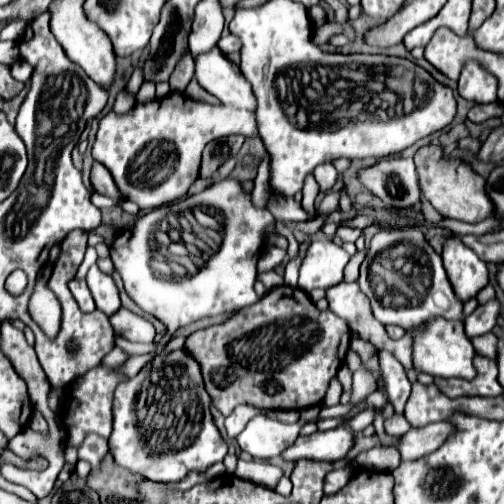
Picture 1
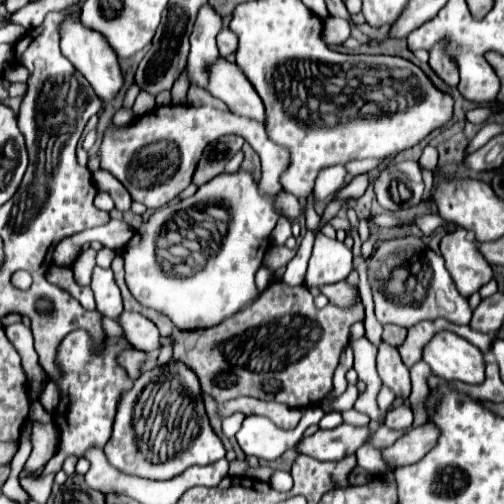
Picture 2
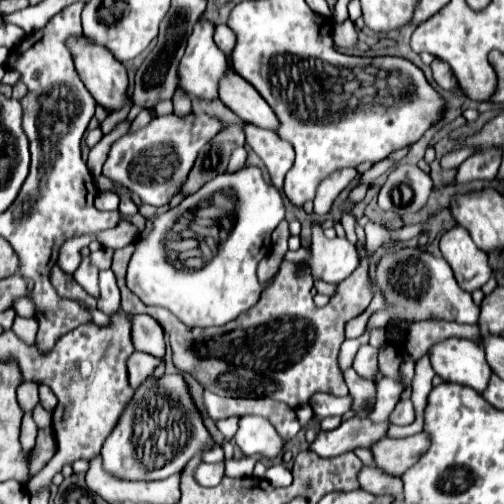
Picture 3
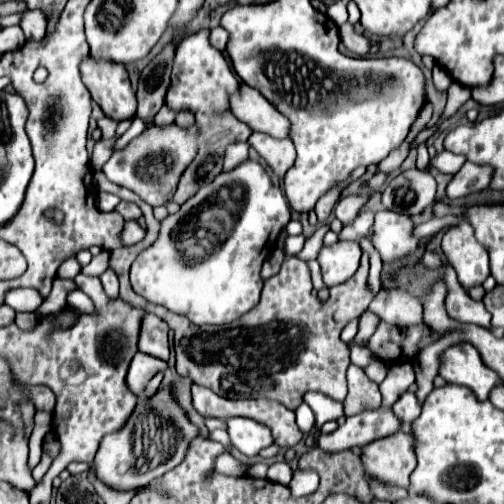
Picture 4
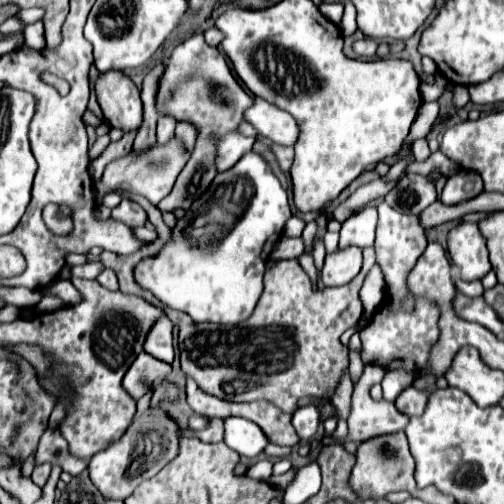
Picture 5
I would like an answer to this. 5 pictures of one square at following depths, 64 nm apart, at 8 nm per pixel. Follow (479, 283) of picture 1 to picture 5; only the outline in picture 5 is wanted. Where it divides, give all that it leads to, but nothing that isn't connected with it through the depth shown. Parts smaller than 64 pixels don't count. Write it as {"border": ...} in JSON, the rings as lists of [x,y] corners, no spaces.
{"border":[[[462,222],[448,232],[446,238],[450,262],[458,268],[464,282],[482,280],[492,268],[488,262],[486,240],[478,232],[476,222]]]}

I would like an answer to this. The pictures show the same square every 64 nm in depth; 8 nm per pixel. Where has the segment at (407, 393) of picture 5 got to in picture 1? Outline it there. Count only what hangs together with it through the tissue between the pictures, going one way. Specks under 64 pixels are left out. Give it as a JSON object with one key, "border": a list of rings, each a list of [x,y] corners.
{"border":[[[394,414],[394,416],[390,416],[390,418],[384,422],[384,430],[386,430],[386,434],[390,434],[390,436],[404,436],[404,432],[410,430],[410,424],[408,424],[408,420],[406,420],[404,416]]]}

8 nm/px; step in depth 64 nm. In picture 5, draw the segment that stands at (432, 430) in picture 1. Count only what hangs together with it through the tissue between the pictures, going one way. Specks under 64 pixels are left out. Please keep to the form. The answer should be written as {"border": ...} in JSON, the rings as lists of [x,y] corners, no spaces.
{"border":[[[404,432],[396,434],[386,434],[378,438],[370,438],[358,446],[356,452],[356,466],[350,476],[352,488],[358,492],[360,498],[370,498],[374,496],[384,498],[388,492],[398,492],[398,490],[416,490],[414,484],[414,458],[408,450],[408,440]]]}

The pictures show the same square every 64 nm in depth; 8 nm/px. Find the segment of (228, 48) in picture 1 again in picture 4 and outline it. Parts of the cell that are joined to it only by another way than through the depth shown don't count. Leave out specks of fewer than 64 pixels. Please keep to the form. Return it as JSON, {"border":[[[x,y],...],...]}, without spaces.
{"border":[[[216,26],[210,34],[210,42],[214,48],[218,50],[226,50],[226,44],[228,44],[228,32],[222,28],[222,26]]]}

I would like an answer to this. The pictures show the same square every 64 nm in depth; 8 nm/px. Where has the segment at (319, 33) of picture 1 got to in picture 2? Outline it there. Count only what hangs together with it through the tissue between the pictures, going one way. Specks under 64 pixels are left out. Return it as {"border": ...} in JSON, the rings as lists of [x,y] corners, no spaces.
{"border":[[[326,18],[324,20],[324,30],[322,30],[322,40],[328,46],[338,46],[350,36],[350,22],[342,18]]]}

